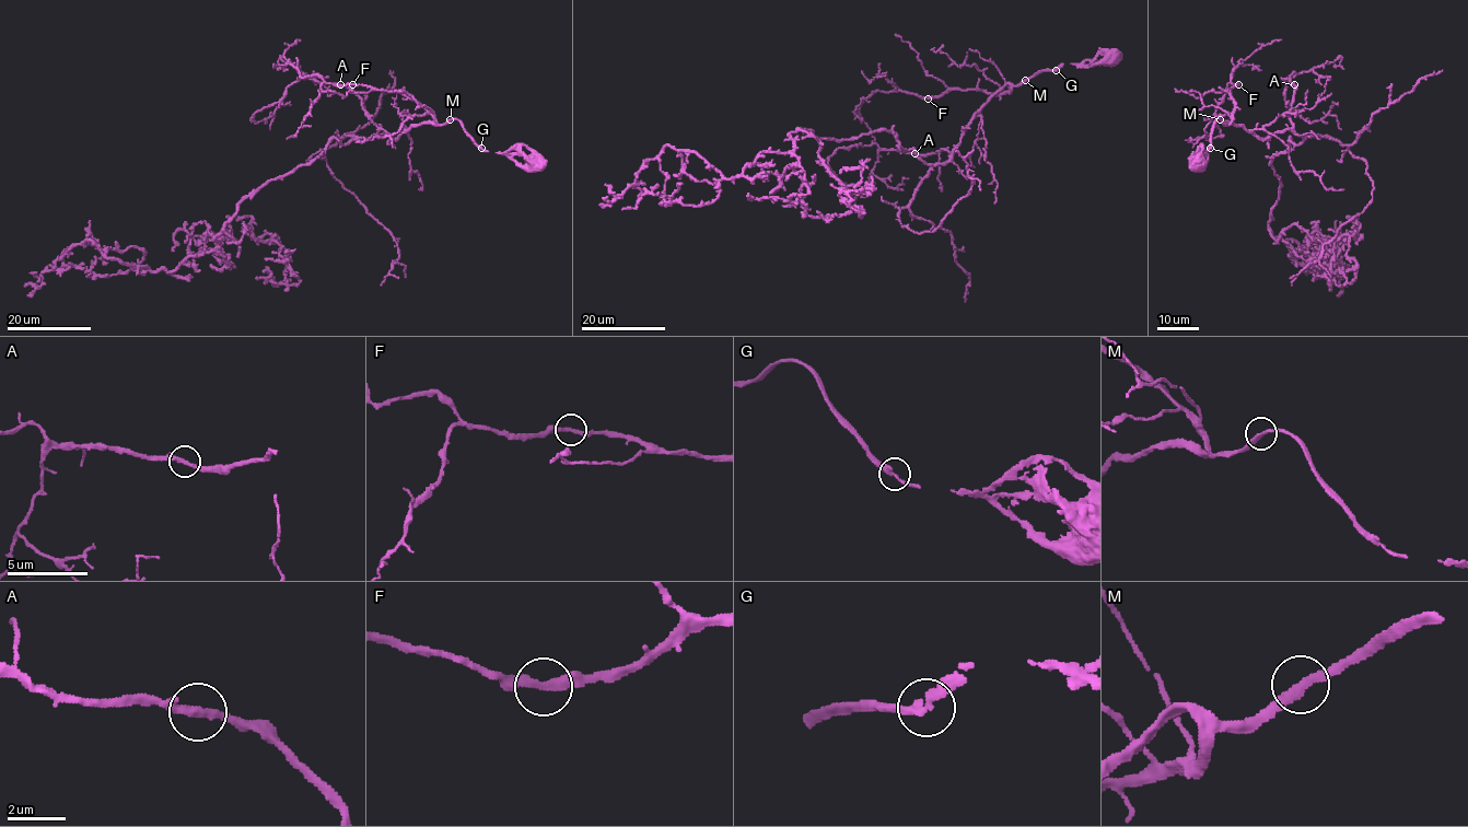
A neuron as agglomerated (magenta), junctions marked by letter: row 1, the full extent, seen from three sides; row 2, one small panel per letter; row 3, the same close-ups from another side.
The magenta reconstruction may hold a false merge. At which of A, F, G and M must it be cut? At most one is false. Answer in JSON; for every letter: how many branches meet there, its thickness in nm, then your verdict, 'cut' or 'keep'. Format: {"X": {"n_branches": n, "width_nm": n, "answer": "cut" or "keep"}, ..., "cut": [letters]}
{"A": {"n_branches": 2, "width_nm": 260, "answer": "keep"}, "F": {"n_branches": 2, "width_nm": 280, "answer": "keep"}, "G": {"n_branches": 2, "width_nm": 260, "answer": "keep"}, "M": {"n_branches": 2, "width_nm": 240, "answer": "keep"}, "cut": []}

